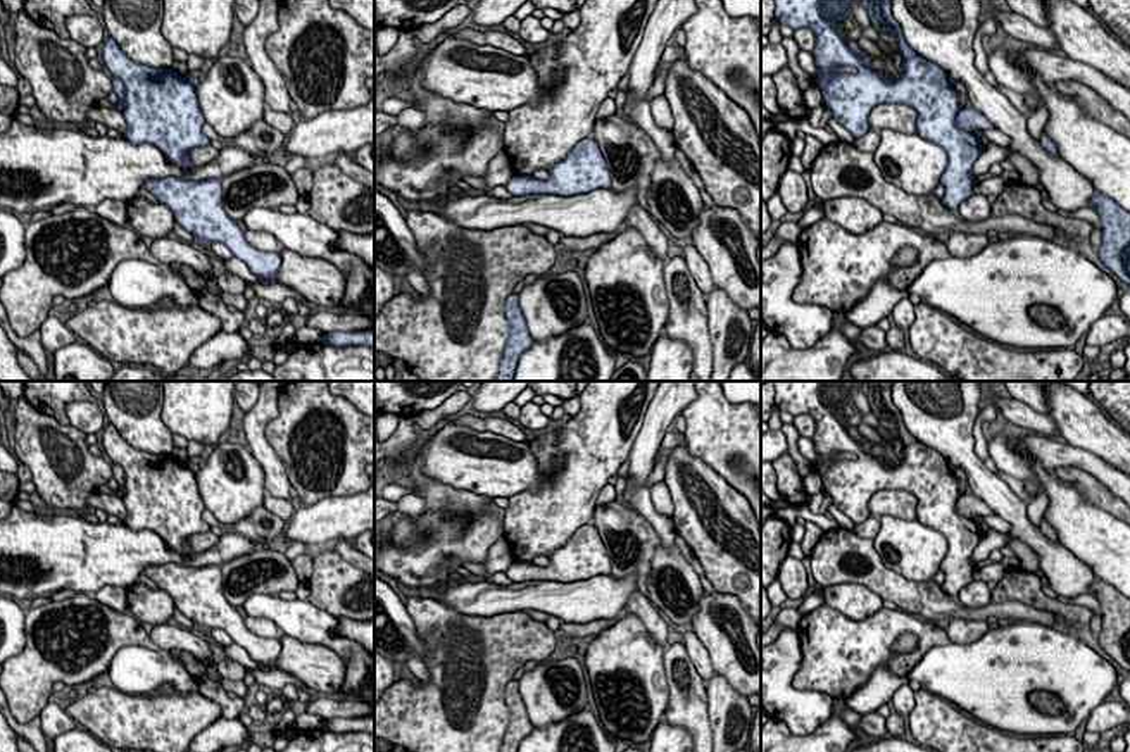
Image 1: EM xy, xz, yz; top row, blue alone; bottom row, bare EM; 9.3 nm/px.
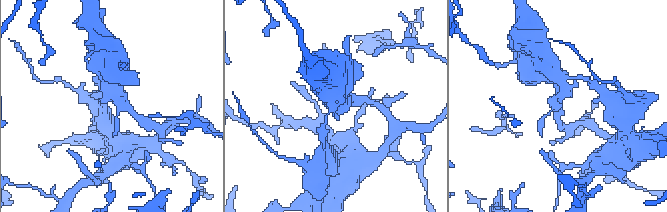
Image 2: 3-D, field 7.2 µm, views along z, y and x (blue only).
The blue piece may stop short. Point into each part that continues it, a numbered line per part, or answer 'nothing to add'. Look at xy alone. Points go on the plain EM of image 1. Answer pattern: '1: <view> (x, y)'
nothing to add

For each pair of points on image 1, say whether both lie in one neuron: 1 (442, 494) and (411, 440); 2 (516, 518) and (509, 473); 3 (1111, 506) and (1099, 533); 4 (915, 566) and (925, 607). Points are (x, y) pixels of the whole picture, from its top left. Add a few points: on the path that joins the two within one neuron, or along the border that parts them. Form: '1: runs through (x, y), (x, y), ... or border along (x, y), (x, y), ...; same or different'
1: runs through (426, 485), (414, 473), (409, 456); same
2: border along (535, 461), (537, 490), (521, 490), (508, 497); different
3: border along (1075, 487), (1086, 501), (1111, 514); different
4: border along (882, 563), (911, 580), (932, 580); different

